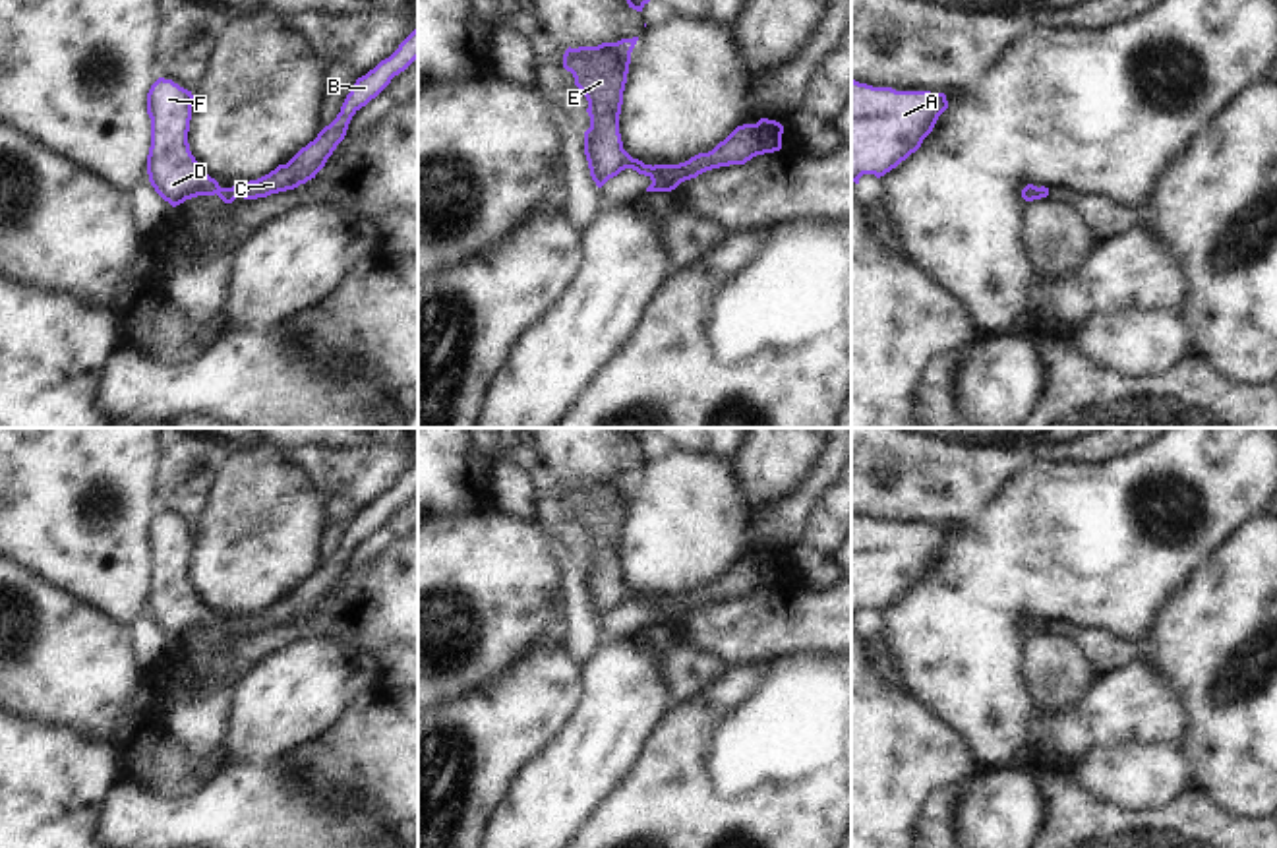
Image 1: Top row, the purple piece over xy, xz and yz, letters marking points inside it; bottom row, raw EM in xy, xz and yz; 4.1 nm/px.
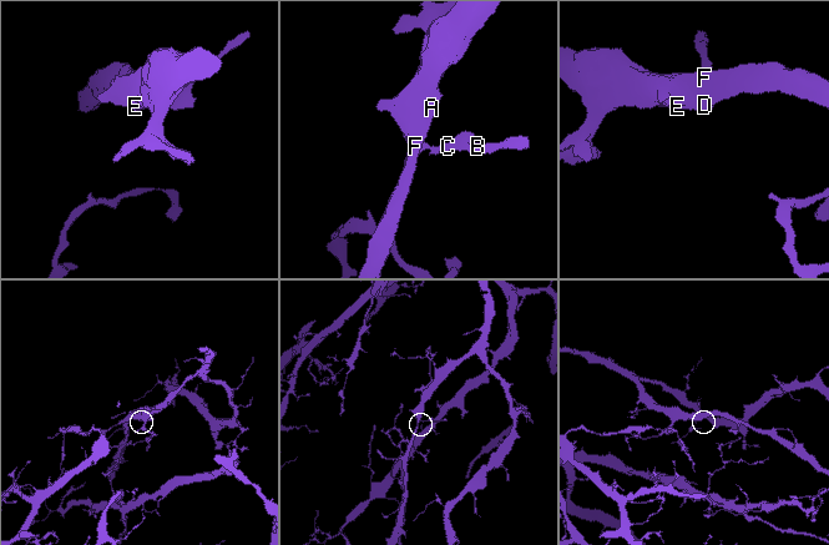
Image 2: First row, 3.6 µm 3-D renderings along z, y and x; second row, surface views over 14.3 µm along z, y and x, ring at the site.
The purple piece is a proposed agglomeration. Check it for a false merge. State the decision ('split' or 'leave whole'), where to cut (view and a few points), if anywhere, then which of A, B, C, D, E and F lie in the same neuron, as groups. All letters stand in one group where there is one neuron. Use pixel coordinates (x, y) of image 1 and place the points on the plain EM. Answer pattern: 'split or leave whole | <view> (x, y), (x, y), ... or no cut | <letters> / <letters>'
leave whole | no cut | A B C D E F

